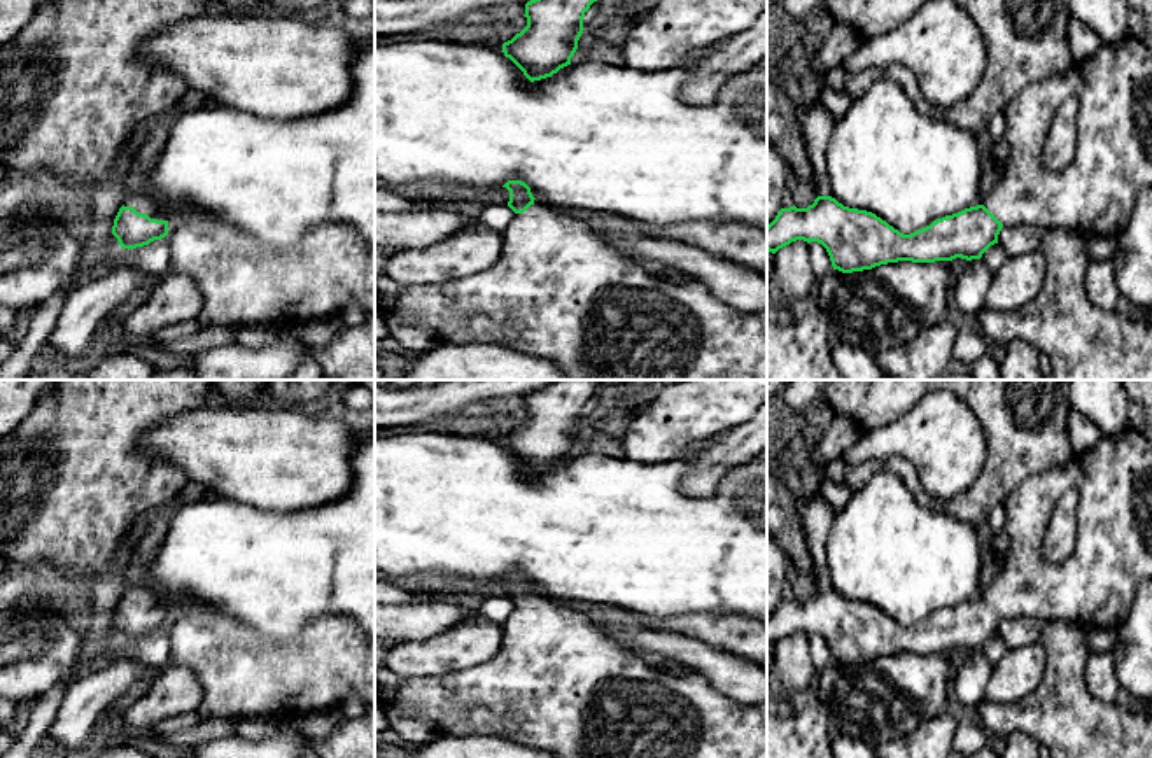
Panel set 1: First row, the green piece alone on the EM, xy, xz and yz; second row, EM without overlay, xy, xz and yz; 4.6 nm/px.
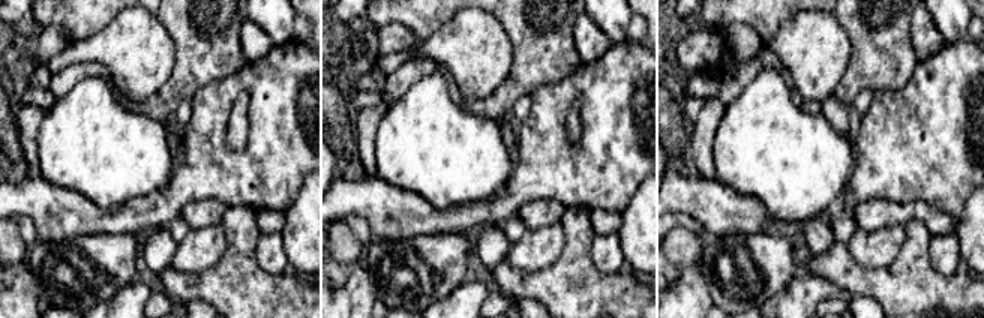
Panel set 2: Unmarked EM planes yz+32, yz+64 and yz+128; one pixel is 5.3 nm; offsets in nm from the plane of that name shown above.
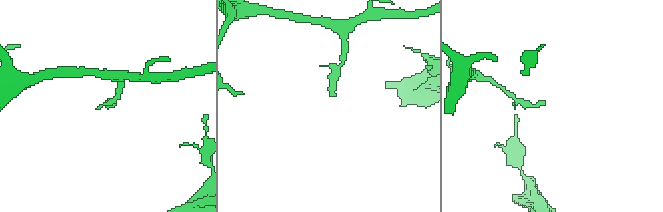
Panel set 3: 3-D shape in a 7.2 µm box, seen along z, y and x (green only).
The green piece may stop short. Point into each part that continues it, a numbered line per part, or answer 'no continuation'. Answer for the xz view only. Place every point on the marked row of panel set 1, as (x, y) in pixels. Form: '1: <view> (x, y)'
1: xz (559, 291)

